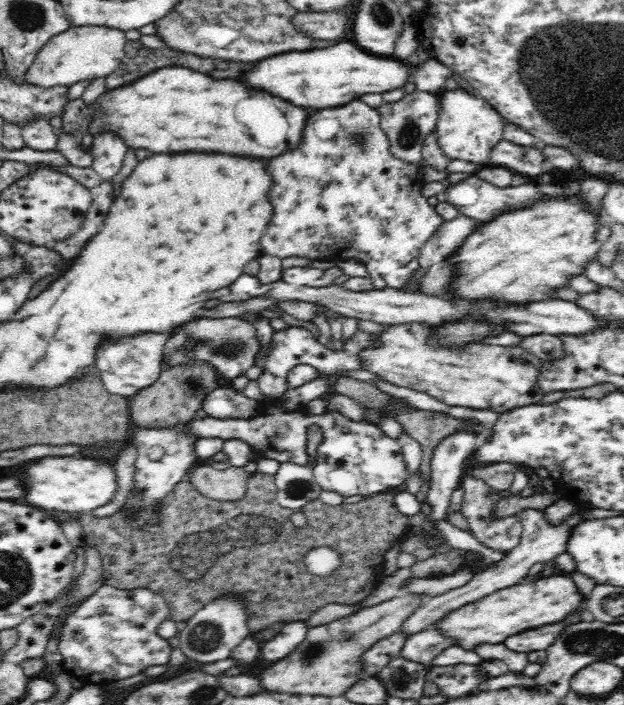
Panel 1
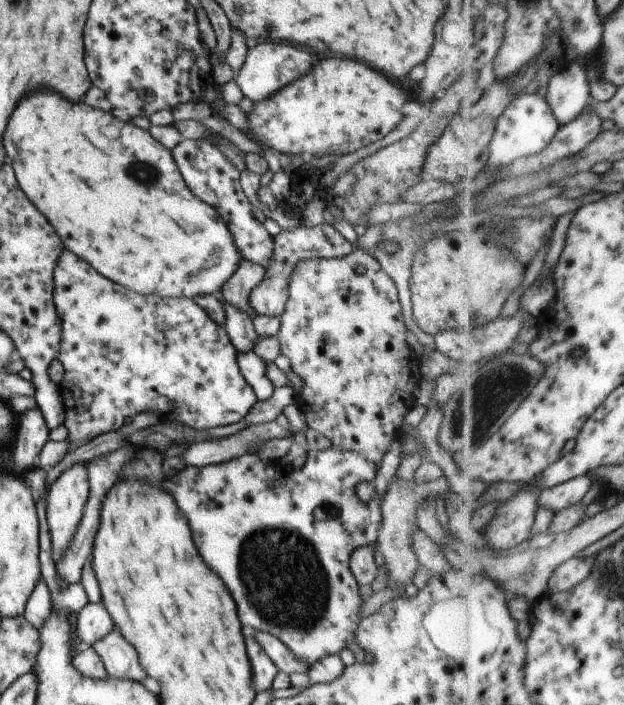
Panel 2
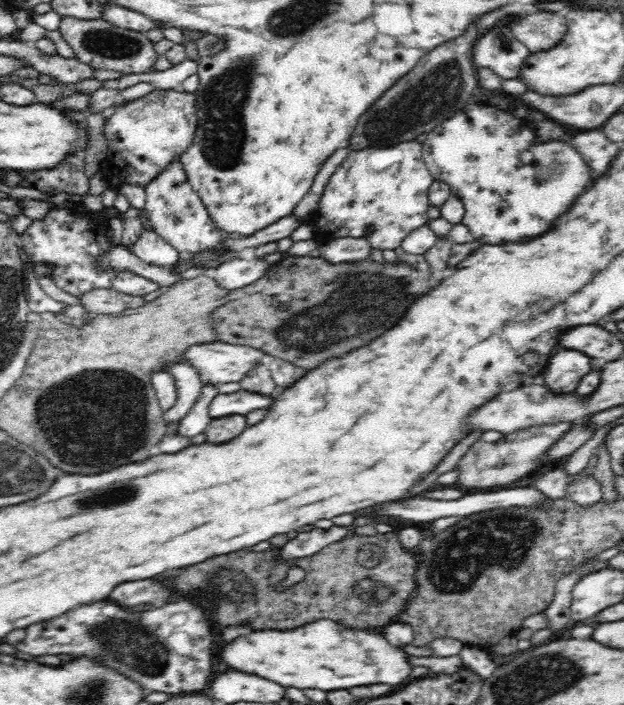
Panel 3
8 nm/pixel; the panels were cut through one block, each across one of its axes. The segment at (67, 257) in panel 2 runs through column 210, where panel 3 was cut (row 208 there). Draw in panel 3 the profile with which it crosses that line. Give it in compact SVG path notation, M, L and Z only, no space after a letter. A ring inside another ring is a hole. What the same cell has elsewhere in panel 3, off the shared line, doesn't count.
M415 140L401 142L391 147L366 147L362 150L351 150L345 160L339 165L325 186L319 201L319 207L314 212L315 239L328 242L337 238L365 238L372 249L394 250L416 228L424 226L429 221L428 191L434 181L427 165L423 162L422 143Z

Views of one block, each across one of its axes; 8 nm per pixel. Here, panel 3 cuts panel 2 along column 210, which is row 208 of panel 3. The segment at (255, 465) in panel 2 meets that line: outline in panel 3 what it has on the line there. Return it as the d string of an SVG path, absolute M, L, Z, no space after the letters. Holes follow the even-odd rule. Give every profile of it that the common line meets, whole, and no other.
M472 101L427 134L422 143L422 156L434 180L449 184L452 194L463 202L465 215L461 222L470 229L479 244L524 242L542 236L552 230L556 218L568 212L568 208L590 188L592 182L592 168L584 166L582 154L574 150L574 146L562 140L538 142L534 130L522 124L522 120L494 108L494 105Z

